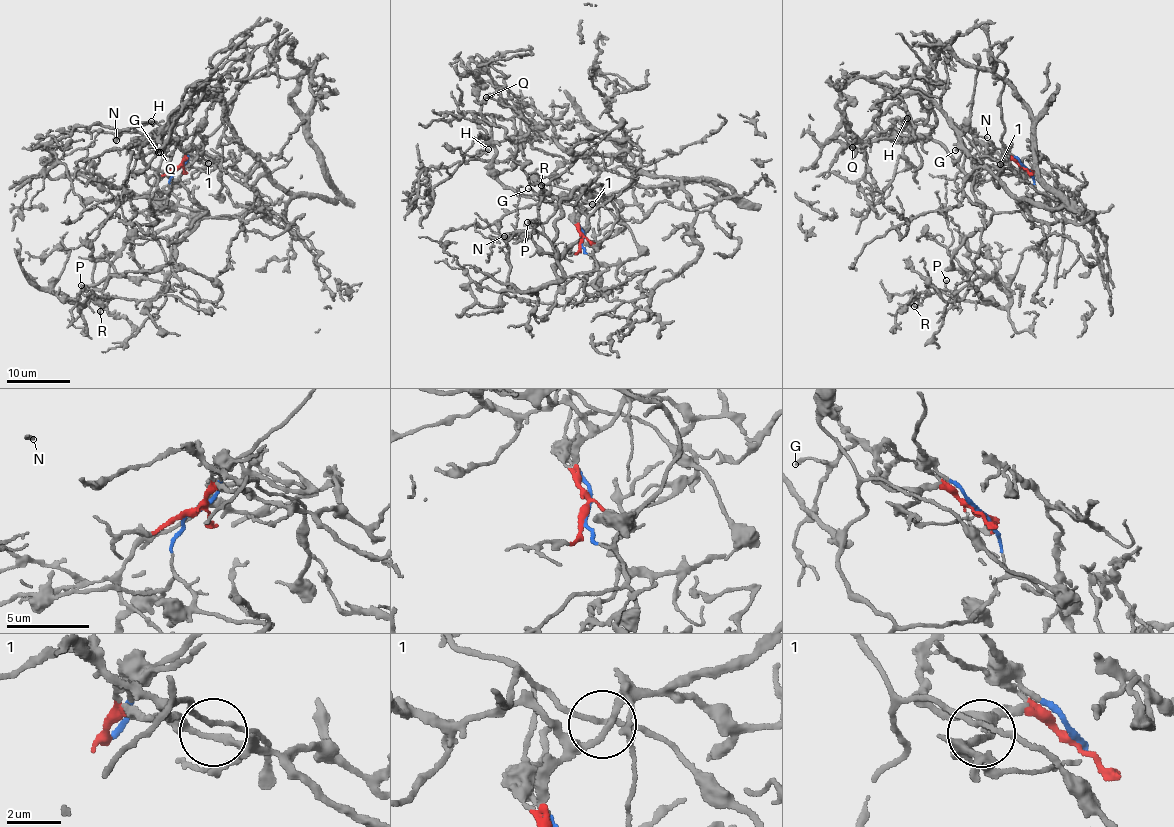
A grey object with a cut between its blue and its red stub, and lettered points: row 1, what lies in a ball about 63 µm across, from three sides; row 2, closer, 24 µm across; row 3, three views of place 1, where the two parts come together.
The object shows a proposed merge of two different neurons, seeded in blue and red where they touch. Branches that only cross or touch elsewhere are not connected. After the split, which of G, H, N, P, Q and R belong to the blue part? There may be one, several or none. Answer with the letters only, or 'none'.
P, R

